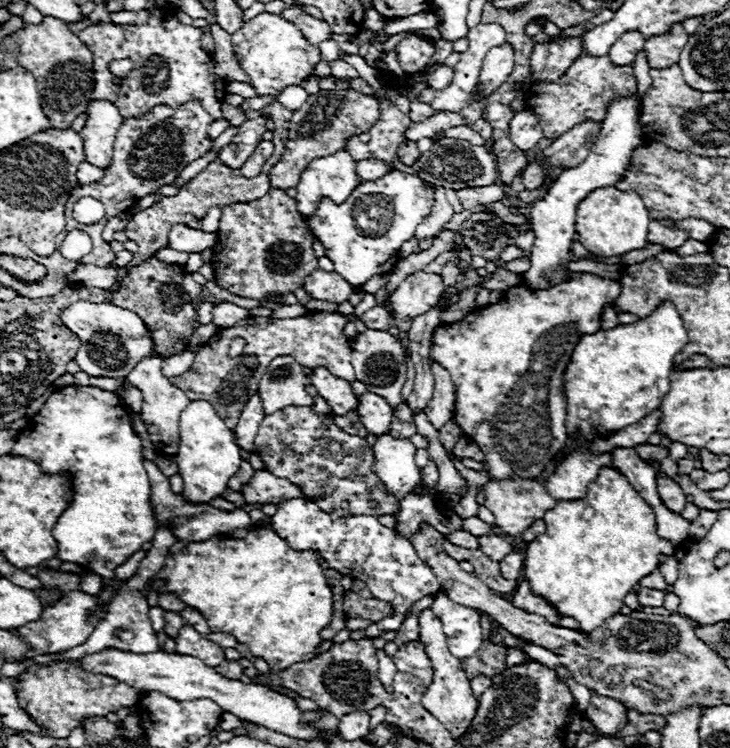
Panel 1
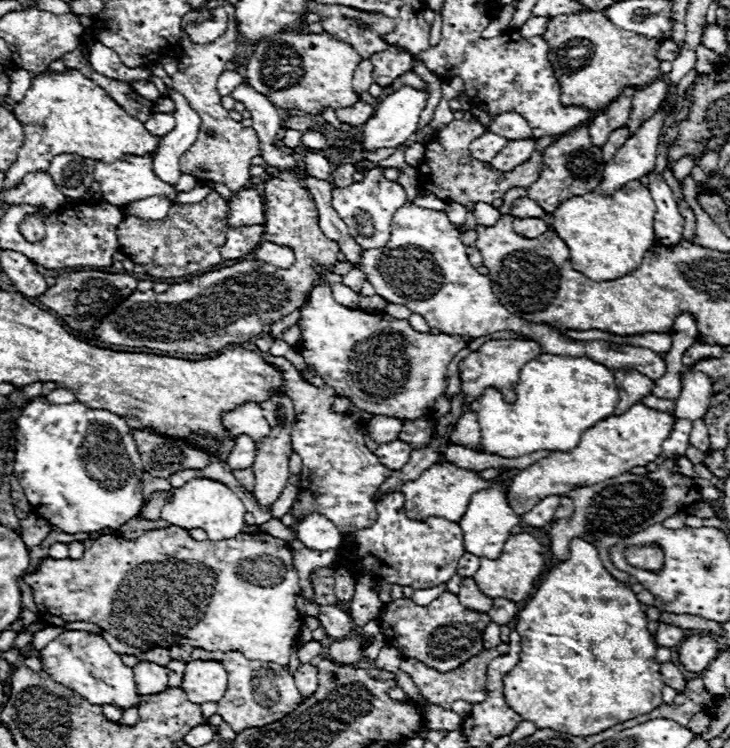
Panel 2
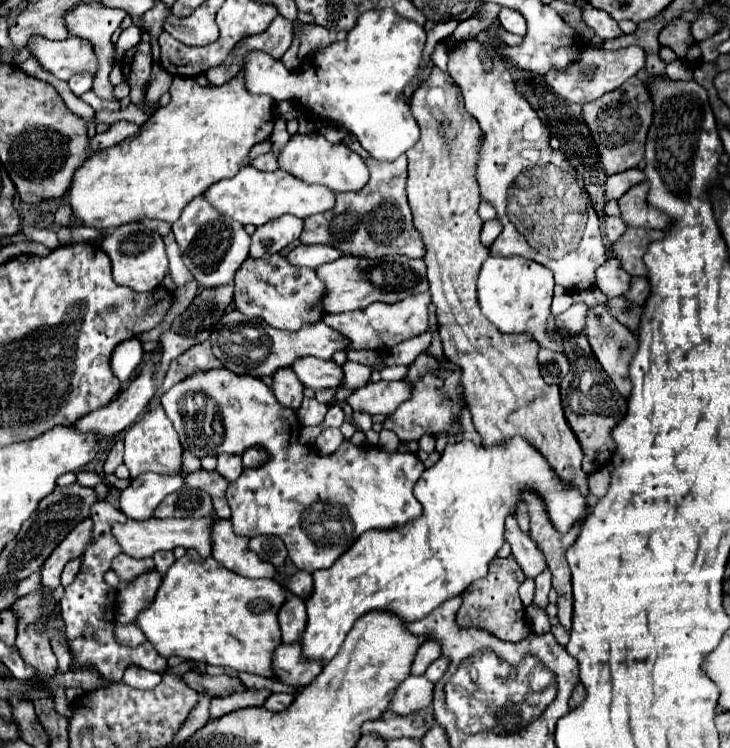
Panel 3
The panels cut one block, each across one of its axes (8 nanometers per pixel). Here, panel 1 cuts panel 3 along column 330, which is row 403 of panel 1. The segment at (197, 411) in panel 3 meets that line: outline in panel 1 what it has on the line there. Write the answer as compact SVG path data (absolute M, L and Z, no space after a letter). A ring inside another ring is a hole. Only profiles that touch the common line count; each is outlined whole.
M574 272L562 284L538 292L522 282L506 290L506 298L498 304L478 308L464 320L434 330L430 360L444 364L452 376L456 390L454 422L462 428L464 436L482 450L482 466L486 468L490 480L536 480L564 448L568 434L562 374L572 356L570 352L576 348L576 342L584 334L594 334L600 330L600 316L604 306L614 304L620 292L620 280L588 272Z

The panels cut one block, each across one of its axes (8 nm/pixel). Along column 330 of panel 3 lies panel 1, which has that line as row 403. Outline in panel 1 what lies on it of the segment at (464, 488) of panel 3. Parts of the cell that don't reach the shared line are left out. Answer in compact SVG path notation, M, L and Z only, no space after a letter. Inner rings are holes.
M670 302L658 306L652 316L640 322L582 336L564 372L568 436L592 442L596 434L618 432L656 410L660 398L668 392L672 360L686 342L686 328Z

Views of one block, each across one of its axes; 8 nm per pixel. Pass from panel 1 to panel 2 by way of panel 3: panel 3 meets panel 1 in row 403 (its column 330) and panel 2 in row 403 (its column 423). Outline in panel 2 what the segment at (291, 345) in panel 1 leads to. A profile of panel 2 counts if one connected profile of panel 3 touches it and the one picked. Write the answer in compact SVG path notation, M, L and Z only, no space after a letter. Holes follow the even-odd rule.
M252 402L240 404L240 408L232 412L224 412L222 424L232 438L238 438L240 434L248 434L254 440L260 440L270 432L270 426L262 416L262 408Z

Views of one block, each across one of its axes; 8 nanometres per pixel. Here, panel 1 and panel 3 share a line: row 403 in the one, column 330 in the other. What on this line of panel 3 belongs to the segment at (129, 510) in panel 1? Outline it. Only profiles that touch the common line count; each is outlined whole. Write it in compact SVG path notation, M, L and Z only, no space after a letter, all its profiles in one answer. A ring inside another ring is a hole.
M392 8L370 10L358 18L344 42L334 42L330 48L318 52L318 56L310 56L310 60L300 64L296 74L260 50L252 50L244 56L240 74L250 94L266 94L276 102L294 100L316 118L348 128L372 158L392 162L410 150L420 136L420 128L402 90L416 74L420 74L422 80L430 74L432 62L428 70L418 70L424 42L426 32L416 22L398 16Z

